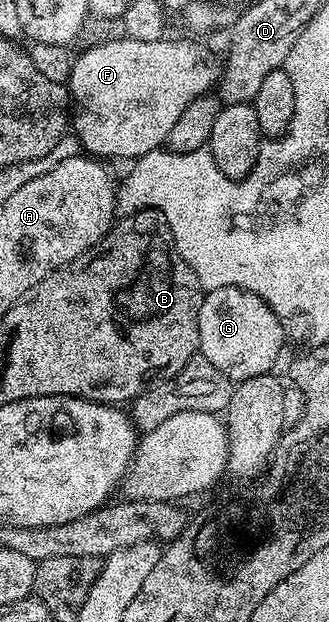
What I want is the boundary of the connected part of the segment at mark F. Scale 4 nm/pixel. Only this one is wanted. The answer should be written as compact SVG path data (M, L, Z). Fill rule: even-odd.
M163 38L156 42L140 42L127 39L83 49L72 61L72 73L66 85L74 105L74 135L81 149L93 158L134 162L139 156L167 145L167 135L177 125L182 112L199 96L211 93L221 75L221 57L188 40Z

